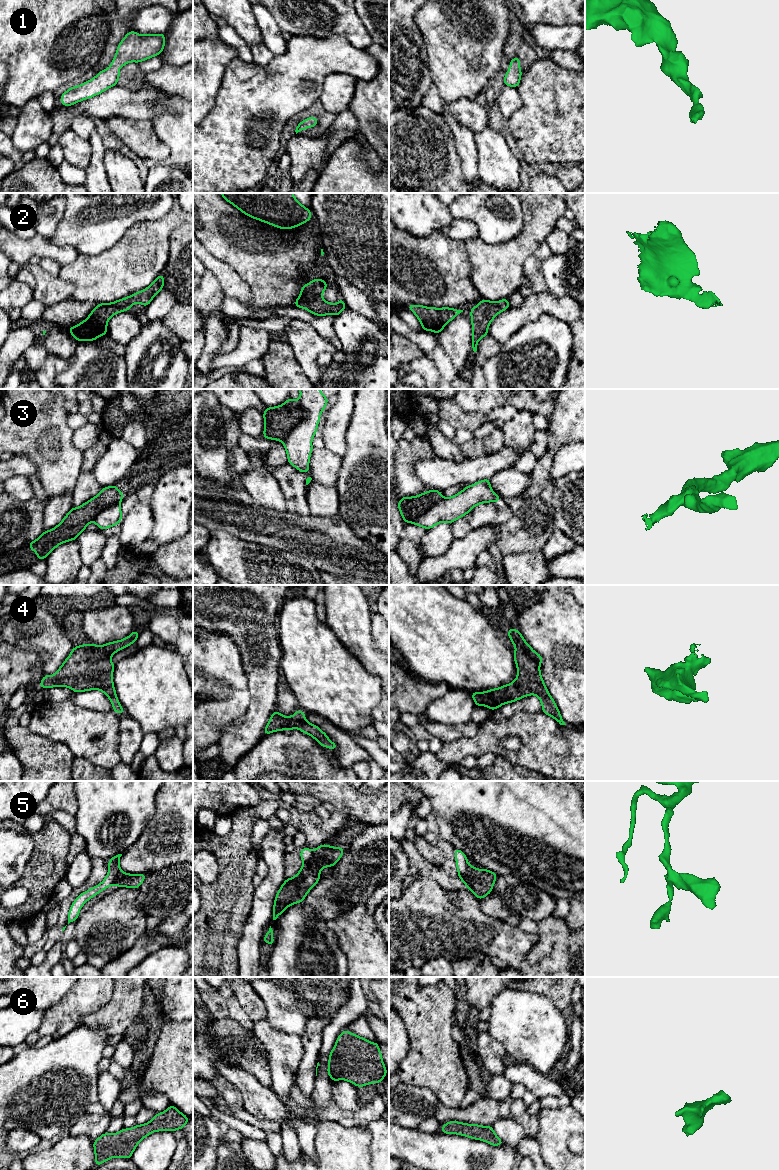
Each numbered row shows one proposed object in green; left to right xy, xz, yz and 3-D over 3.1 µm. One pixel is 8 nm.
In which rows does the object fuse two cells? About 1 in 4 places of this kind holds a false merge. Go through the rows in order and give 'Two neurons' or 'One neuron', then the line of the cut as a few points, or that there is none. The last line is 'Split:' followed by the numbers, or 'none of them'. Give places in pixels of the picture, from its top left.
1: One neuron. No split
2: One neuron. No split
3: Two neurons. Split along xz (299, 400), (304, 416), (282, 441)
4: One neuron. No split
5: Two neurons. Split along xy (120, 869), (113, 884)
6: One neuron. No split
Split: 3, 5

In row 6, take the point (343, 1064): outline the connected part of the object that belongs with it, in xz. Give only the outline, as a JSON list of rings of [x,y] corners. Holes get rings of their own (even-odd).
[[[346,1029],[337,1037],[327,1069],[334,1082],[345,1080],[356,1087],[380,1084],[387,1072],[378,1042],[372,1043]]]

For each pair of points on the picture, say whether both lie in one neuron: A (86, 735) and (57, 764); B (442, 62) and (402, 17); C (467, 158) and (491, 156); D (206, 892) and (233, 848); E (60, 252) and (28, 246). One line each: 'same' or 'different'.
A: different
B: different
C: different
D: same
E: same

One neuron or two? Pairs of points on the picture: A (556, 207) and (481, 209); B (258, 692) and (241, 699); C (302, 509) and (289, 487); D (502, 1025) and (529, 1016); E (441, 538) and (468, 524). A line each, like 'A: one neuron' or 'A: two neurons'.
A: two neurons
B: two neurons
C: one neuron
D: one neuron
E: two neurons

